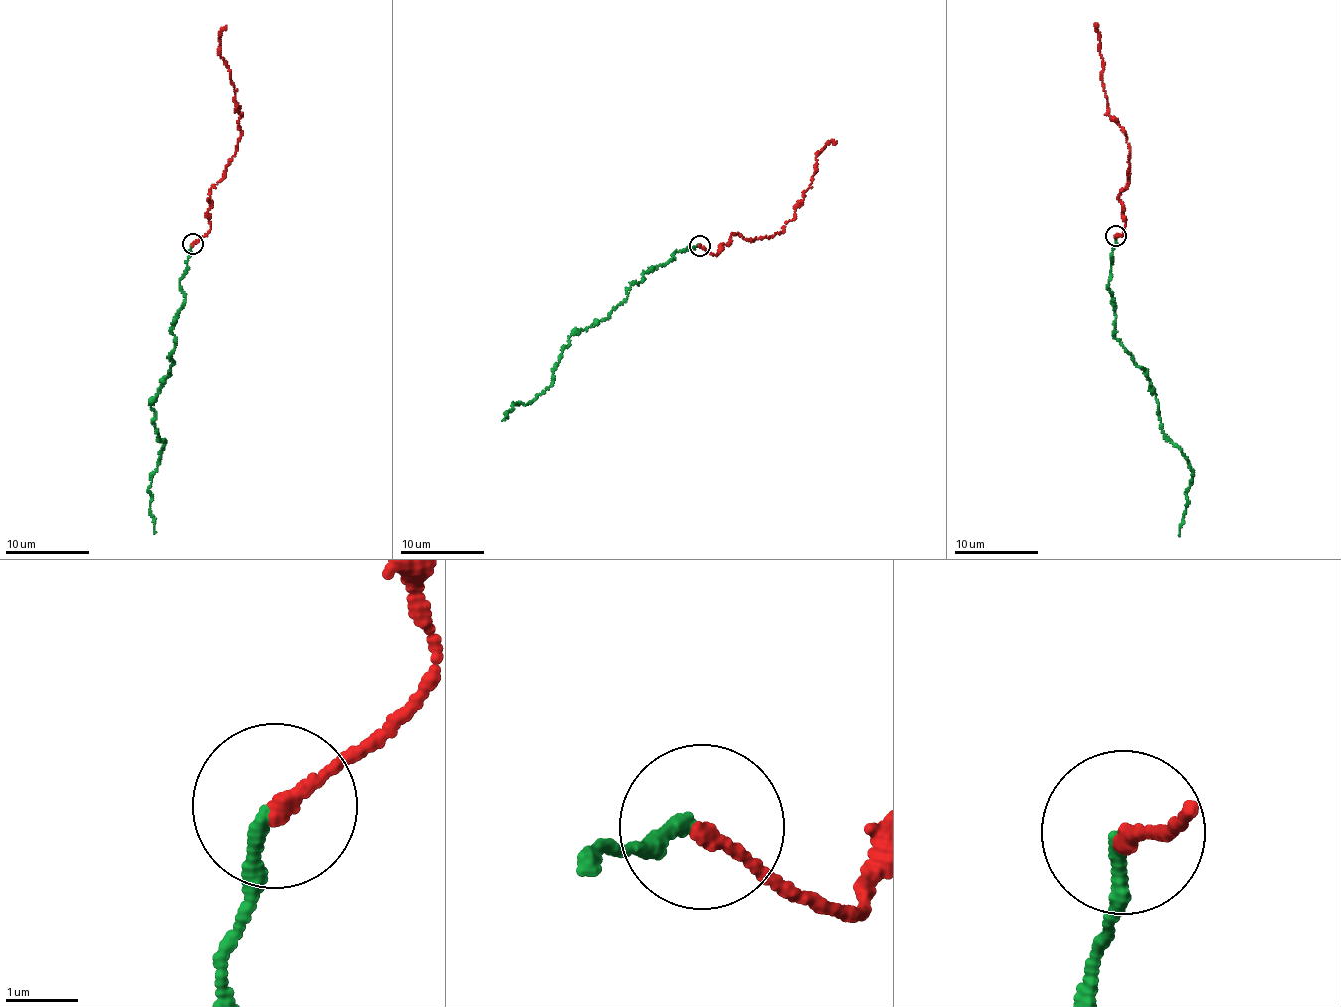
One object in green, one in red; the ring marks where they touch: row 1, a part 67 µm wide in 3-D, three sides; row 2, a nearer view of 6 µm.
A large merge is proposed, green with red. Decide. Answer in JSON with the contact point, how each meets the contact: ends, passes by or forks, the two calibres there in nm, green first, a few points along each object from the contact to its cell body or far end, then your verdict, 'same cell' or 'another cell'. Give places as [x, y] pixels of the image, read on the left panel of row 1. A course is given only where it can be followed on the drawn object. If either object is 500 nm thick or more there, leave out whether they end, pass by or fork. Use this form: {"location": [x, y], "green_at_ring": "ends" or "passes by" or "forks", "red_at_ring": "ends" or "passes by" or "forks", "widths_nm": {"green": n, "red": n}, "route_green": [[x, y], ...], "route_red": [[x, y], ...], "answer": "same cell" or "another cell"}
{"location": [192, 244], "green_at_ring": "ends", "red_at_ring": "ends", "widths_nm": {"green": 170, "red": 190}, "route_green": [[191, 244], [166, 378], [150, 405], [164, 442], [148, 489], [154, 533]], "route_red": [[193, 244], [211, 229], [210, 194], [240, 136], [231, 70], [220, 56], [221, 30], [226, 25]], "answer": "same cell"}

